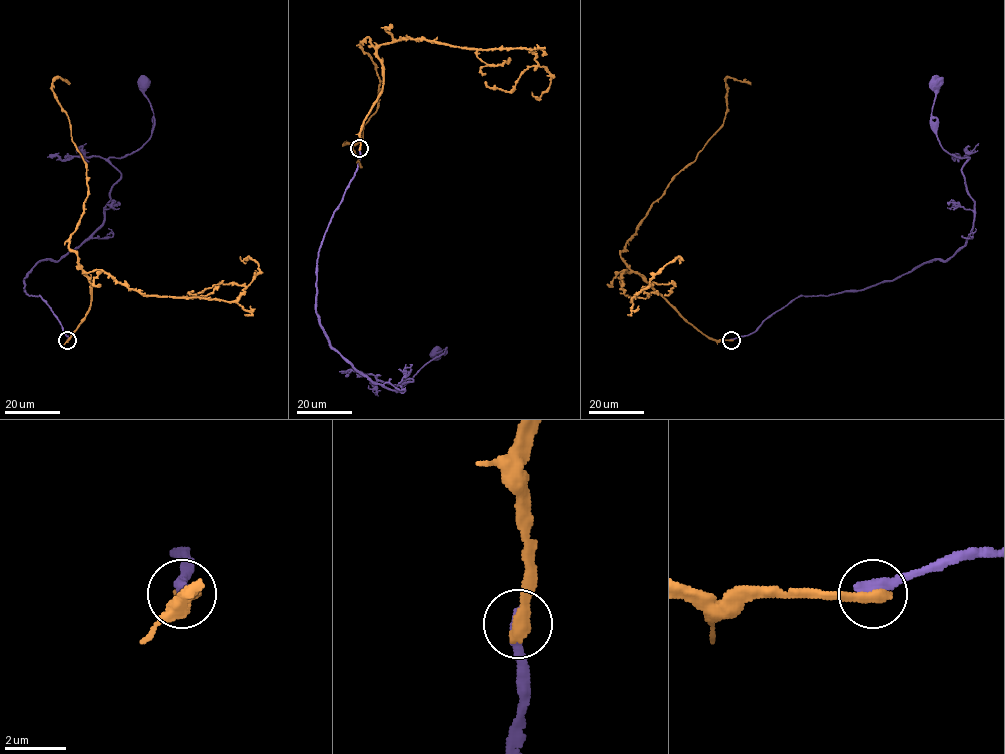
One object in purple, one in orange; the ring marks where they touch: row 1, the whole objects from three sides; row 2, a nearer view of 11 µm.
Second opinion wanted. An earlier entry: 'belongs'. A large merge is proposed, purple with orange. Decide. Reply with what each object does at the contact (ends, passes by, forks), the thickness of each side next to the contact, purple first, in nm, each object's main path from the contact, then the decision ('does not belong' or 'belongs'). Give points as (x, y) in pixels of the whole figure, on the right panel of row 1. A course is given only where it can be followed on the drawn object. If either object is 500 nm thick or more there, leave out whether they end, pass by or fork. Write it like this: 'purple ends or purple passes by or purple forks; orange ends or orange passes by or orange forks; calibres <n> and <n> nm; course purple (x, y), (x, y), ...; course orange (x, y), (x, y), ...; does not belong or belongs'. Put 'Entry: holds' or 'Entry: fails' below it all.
purple ends; orange ends; calibres 420 and 440 nm; course purple (731, 340), (801, 296), (892, 281), (966, 242), (969, 157), (938, 139), (937, 84); course orange (731, 340), (713, 340), (689, 324), (629, 268), (620, 251), (671, 180), (723, 123), (726, 78), (751, 84); does not belong
Entry: fails

